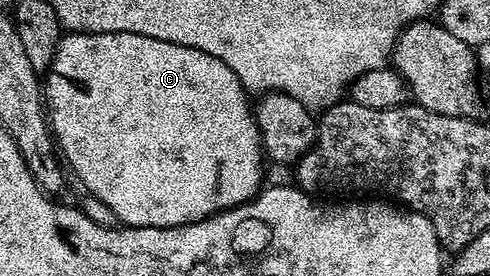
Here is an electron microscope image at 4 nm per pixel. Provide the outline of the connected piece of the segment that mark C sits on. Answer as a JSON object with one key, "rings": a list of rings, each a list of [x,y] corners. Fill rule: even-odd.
{"rings":[[[77,31],[61,34],[54,61],[48,67],[42,83],[42,95],[46,100],[46,114],[50,130],[54,136],[59,154],[72,166],[74,174],[80,178],[84,191],[98,201],[105,202],[117,214],[121,224],[130,227],[177,227],[207,219],[220,211],[229,211],[243,203],[249,203],[261,190],[265,164],[262,160],[260,130],[256,124],[253,104],[248,104],[249,92],[240,84],[234,69],[202,49],[146,37],[138,33],[90,33],[83,35]]]}

